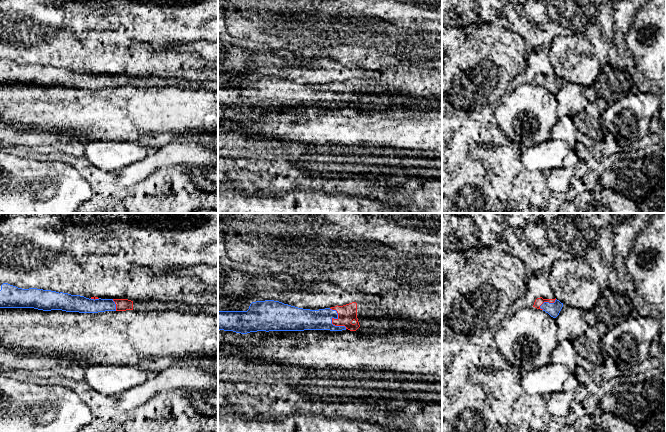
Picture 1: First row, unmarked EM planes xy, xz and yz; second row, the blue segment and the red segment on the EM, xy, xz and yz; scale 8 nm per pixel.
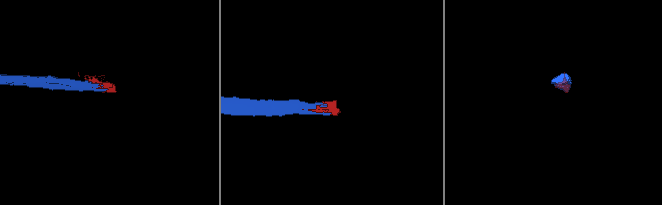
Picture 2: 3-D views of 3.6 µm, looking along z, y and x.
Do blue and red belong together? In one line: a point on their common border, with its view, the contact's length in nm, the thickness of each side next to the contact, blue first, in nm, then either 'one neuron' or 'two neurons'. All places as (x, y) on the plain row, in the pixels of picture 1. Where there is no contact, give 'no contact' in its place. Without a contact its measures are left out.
xz (331, 95) | 220 nm | 180/150 nm | one neuron

